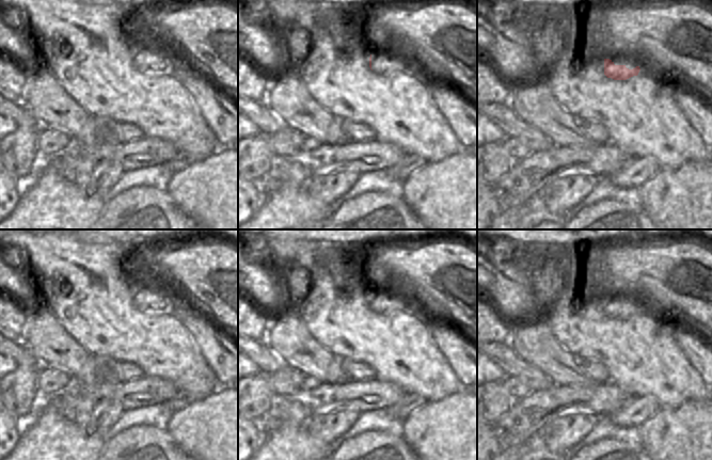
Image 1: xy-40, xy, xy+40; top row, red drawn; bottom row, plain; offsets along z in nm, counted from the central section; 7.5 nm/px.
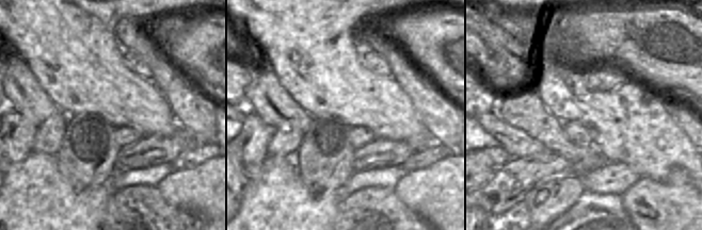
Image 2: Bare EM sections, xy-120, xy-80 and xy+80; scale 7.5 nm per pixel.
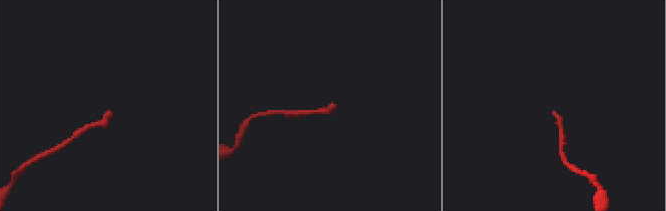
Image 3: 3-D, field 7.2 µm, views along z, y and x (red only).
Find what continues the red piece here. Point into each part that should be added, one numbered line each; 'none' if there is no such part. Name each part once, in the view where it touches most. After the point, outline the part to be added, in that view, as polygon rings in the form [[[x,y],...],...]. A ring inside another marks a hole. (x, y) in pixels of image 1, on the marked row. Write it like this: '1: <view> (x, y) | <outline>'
1: xy (385, 64) | [[[377,53],[371,54],[371,69],[375,74],[380,73],[382,76],[390,76],[391,74],[405,74],[409,68],[405,60],[398,57]]]

